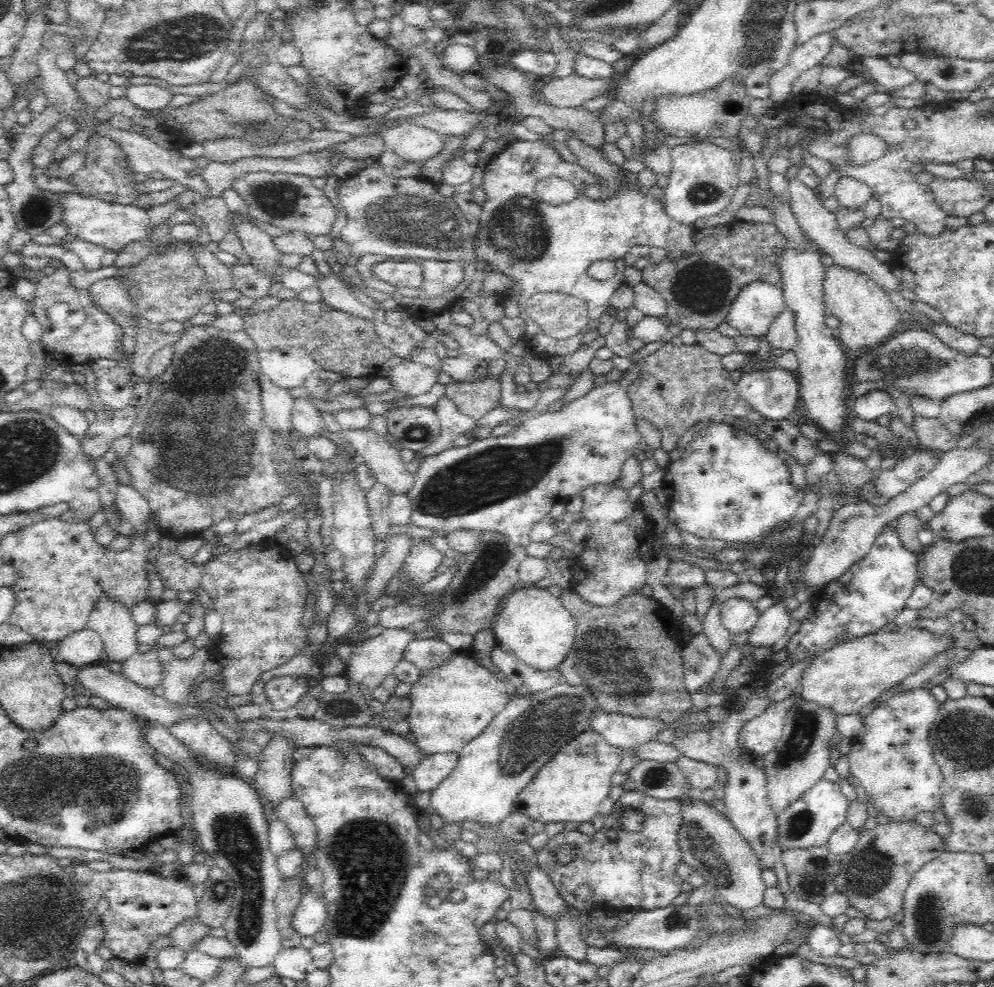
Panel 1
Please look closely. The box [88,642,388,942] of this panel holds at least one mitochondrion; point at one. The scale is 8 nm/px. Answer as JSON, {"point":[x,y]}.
{"point":[220,890]}

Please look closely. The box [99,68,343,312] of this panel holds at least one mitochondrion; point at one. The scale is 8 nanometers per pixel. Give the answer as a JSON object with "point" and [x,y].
{"point":[278,199]}

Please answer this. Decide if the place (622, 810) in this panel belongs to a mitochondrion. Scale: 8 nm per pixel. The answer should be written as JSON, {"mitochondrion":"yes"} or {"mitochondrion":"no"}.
{"mitochondrion":"no"}

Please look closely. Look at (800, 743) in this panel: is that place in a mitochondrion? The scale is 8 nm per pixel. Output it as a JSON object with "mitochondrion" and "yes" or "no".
{"mitochondrion":"yes"}

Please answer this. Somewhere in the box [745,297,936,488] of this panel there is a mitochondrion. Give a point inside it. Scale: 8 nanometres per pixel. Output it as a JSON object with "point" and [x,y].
{"point":[903,360]}

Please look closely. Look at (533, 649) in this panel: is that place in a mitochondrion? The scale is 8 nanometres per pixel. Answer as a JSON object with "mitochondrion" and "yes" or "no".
{"mitochondrion":"no"}

